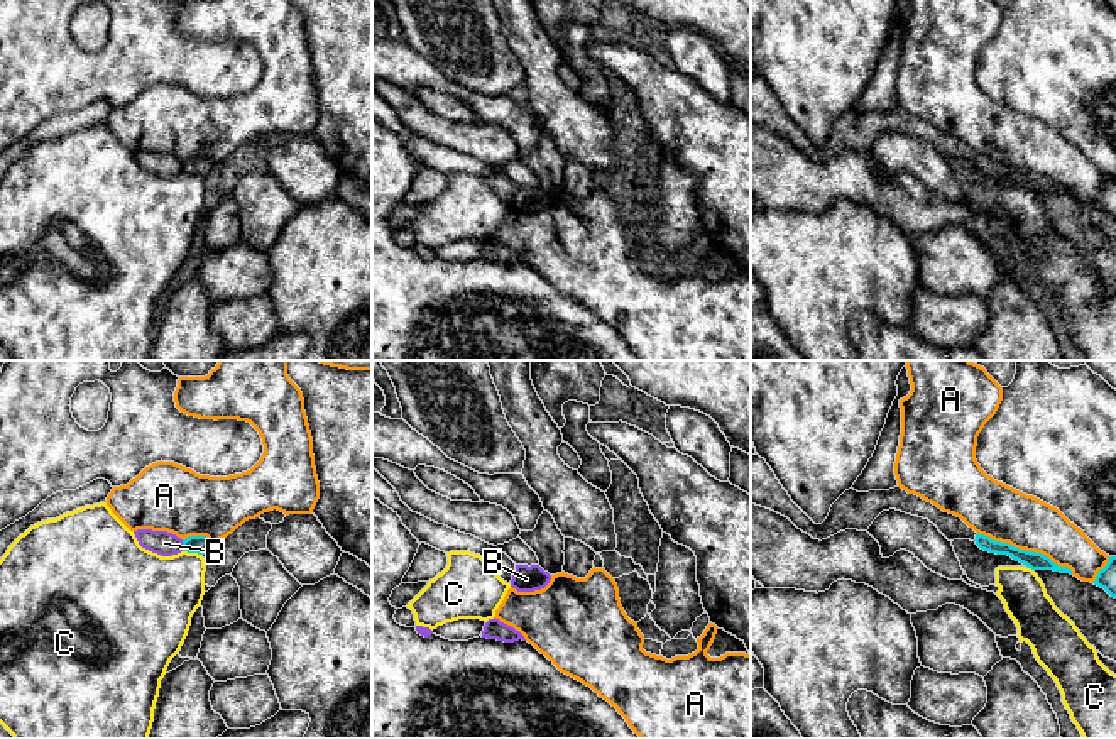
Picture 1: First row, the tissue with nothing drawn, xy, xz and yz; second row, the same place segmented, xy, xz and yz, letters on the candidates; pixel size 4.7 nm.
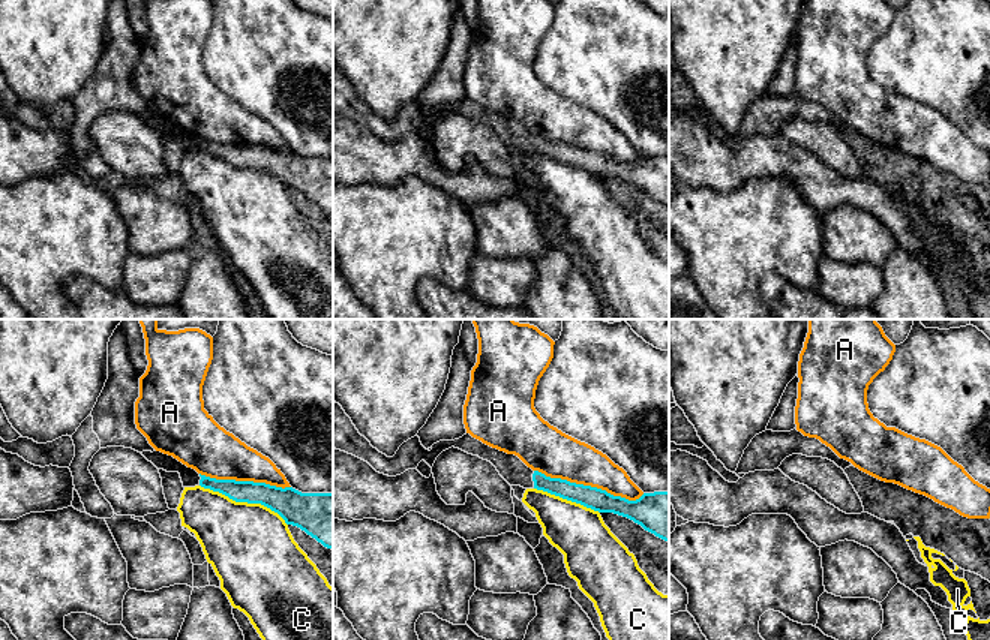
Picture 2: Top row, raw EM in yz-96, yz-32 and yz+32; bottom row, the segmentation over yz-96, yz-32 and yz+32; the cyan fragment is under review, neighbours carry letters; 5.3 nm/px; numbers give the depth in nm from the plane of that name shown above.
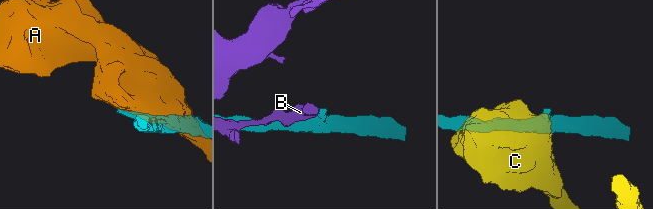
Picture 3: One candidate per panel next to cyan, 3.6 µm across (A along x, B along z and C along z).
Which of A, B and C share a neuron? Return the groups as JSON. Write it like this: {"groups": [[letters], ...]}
{"groups": [["A"], ["B"], ["C"]]}

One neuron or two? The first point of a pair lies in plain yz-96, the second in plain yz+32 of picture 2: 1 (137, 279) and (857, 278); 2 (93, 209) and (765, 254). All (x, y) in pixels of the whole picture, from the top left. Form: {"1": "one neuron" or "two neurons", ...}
{"1": "one neuron", "2": "one neuron"}

